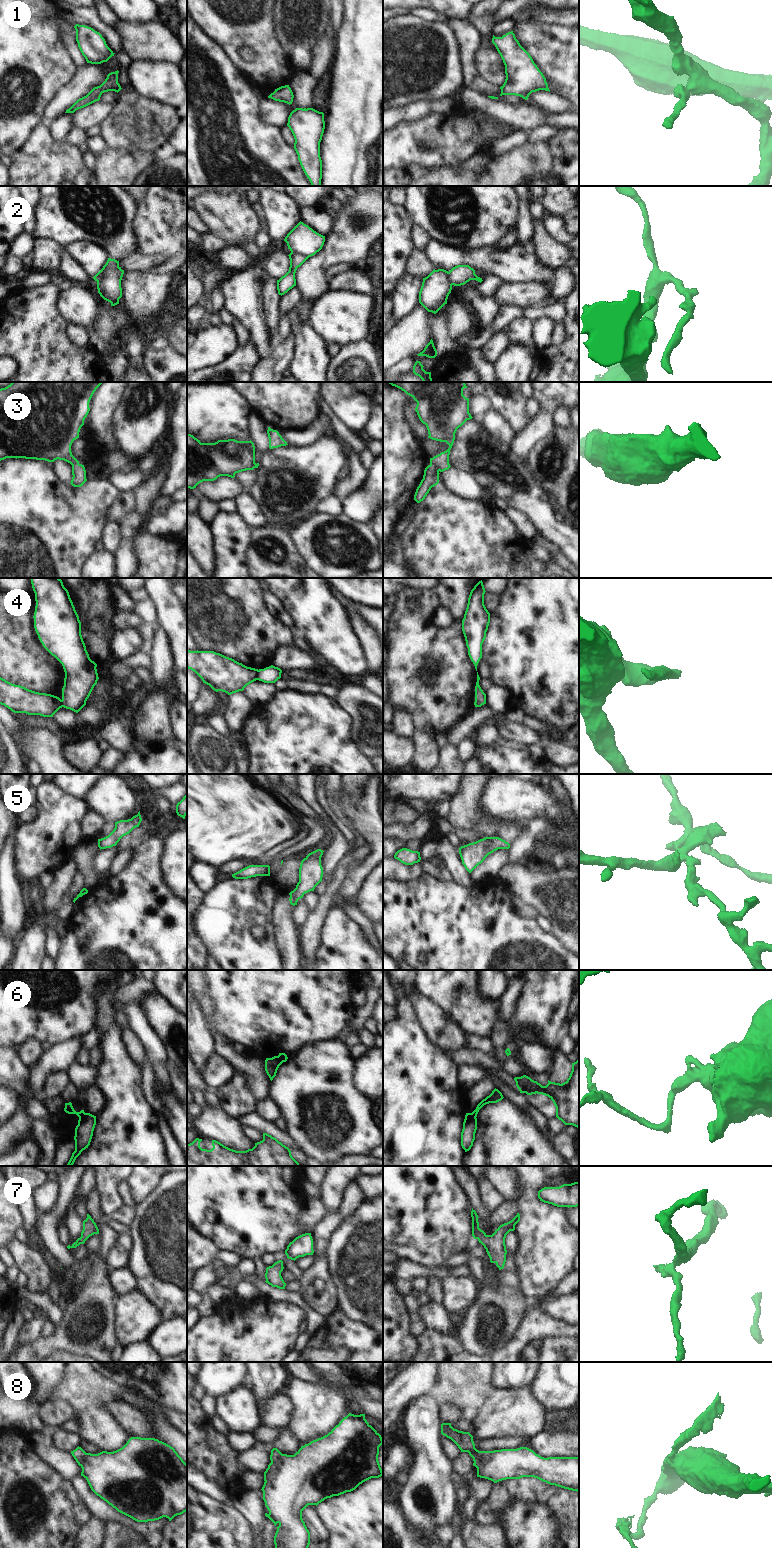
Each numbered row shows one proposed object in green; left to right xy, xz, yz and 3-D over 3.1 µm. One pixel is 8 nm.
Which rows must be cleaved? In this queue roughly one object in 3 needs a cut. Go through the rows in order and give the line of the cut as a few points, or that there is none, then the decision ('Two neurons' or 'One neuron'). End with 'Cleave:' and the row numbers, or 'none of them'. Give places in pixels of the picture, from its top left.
1: No split. One neuron
2: Split along xz (291, 250), (307, 258). Two neurons
3: No split. One neuron
4: Split along xz (259, 670), (257, 679). Two neurons
5: No split. One neuron
6: Split along xy (85, 1113), (79, 1118). Two neurons
7: No split. One neuron
8: No split. One neuron
Cleave: 2, 4, 6

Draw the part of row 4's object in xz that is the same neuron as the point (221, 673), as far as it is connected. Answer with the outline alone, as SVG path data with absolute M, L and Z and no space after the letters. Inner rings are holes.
M187 650L187 668L194 671L214 691L222 691L231 695L243 691L250 683L258 680L259 670L247 667L232 658L226 657L214 651L190 651Z

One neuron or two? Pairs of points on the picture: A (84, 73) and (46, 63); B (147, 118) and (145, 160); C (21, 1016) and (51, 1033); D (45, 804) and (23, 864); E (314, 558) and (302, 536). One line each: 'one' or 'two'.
A: two
B: two
C: one
D: one
E: one

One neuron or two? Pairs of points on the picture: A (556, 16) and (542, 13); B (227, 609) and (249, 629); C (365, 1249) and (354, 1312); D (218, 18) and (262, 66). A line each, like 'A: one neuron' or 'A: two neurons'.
A: one neuron
B: one neuron
C: one neuron
D: one neuron

